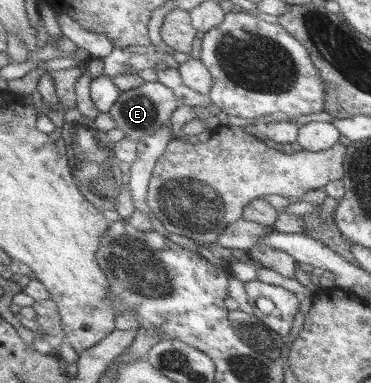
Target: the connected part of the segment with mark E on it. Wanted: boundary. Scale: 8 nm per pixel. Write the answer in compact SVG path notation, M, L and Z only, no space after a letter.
M149 81L135 90L123 91L110 113L116 120L117 128L124 132L125 138L139 142L157 134L164 126L170 124L173 115L181 105L172 88L159 81Z

